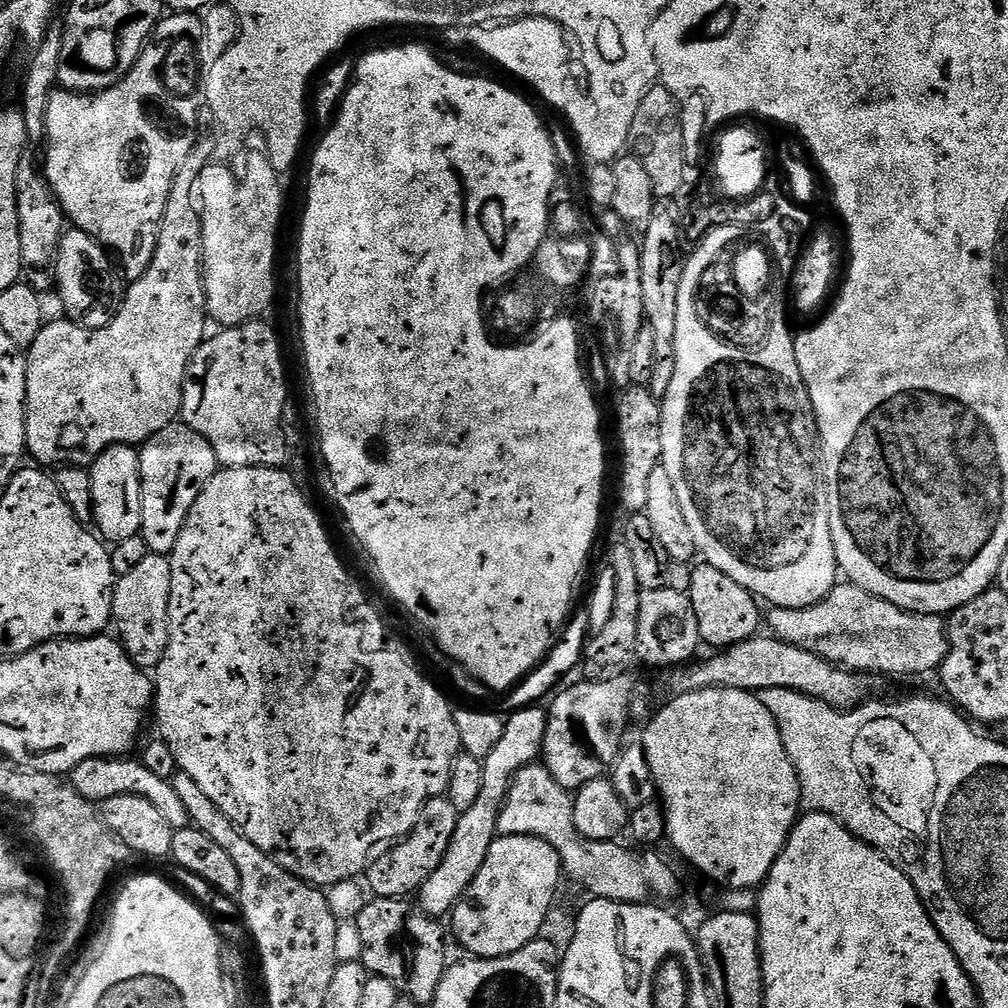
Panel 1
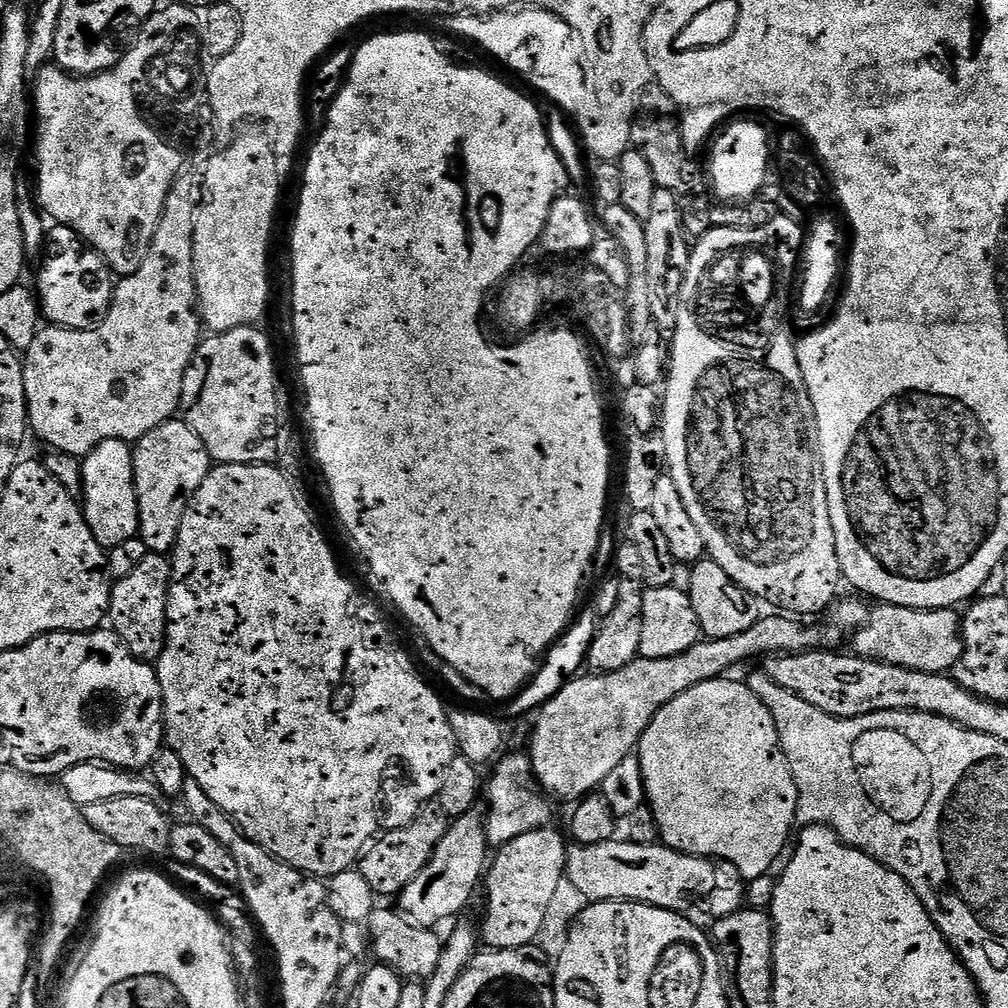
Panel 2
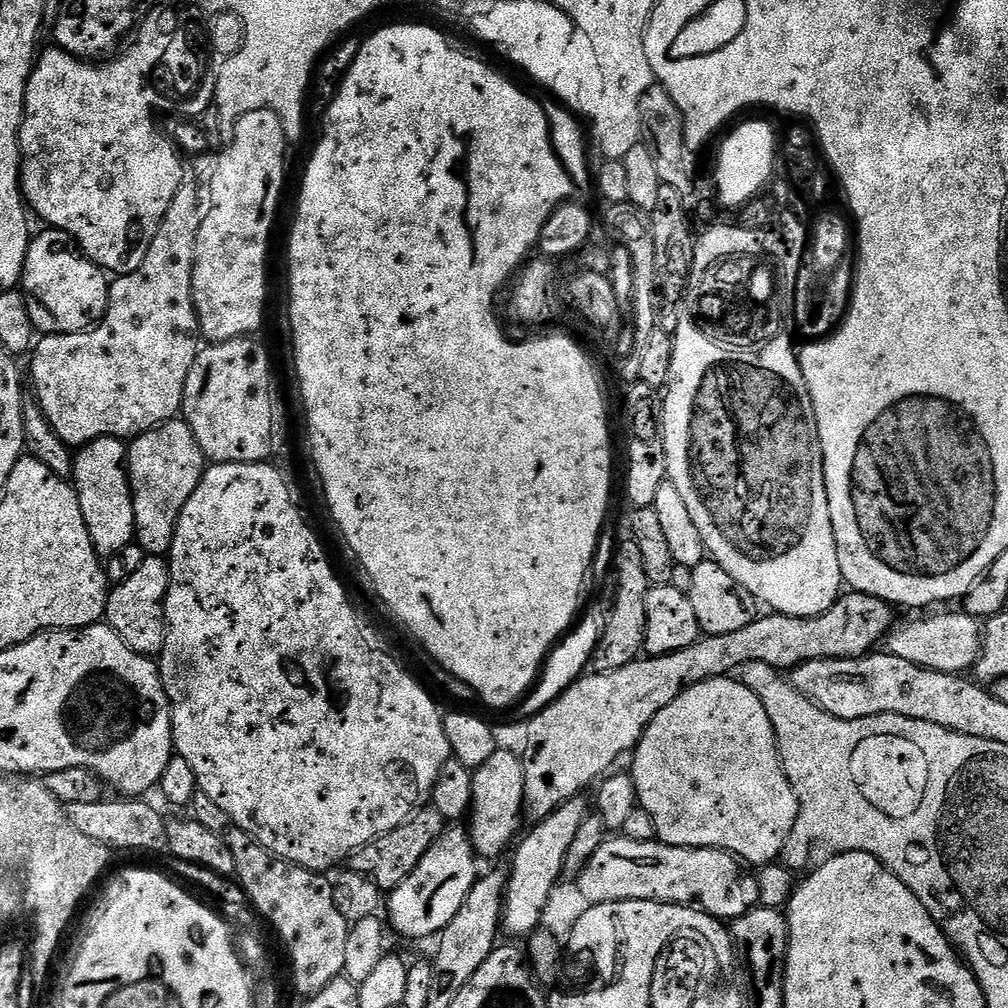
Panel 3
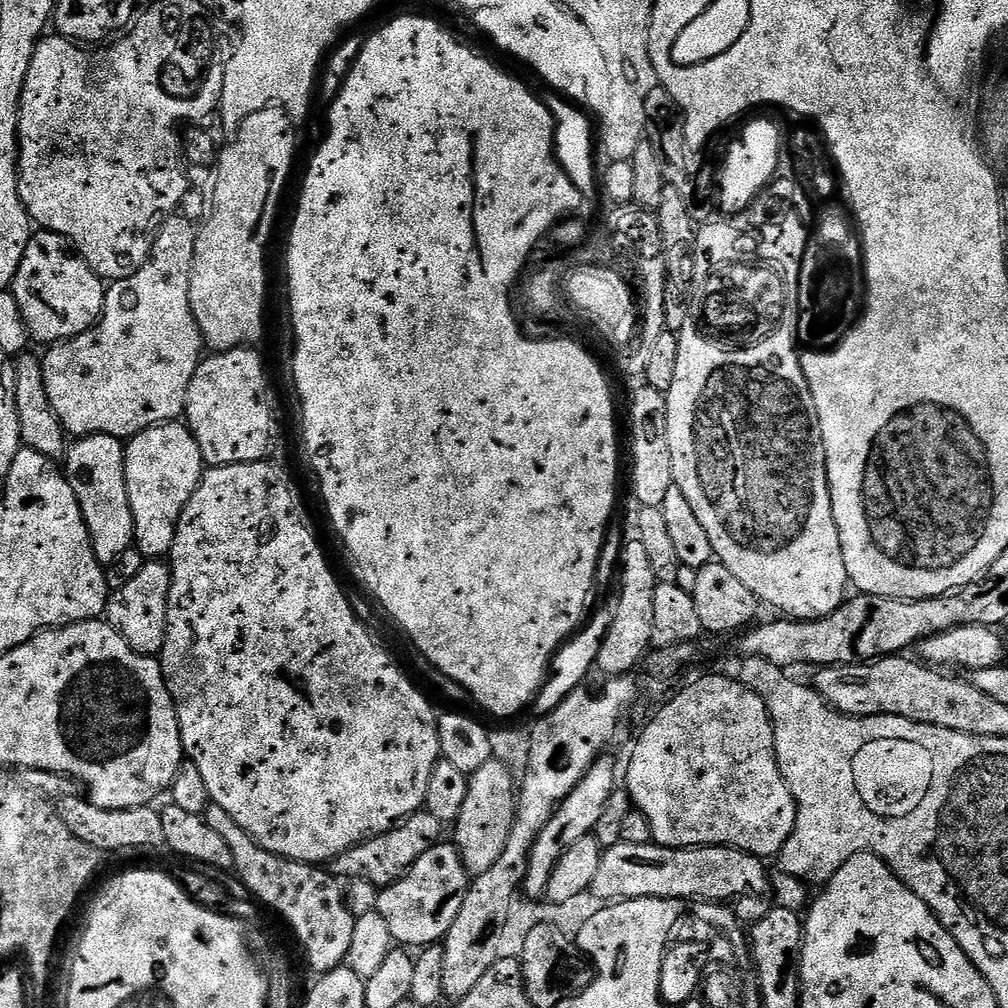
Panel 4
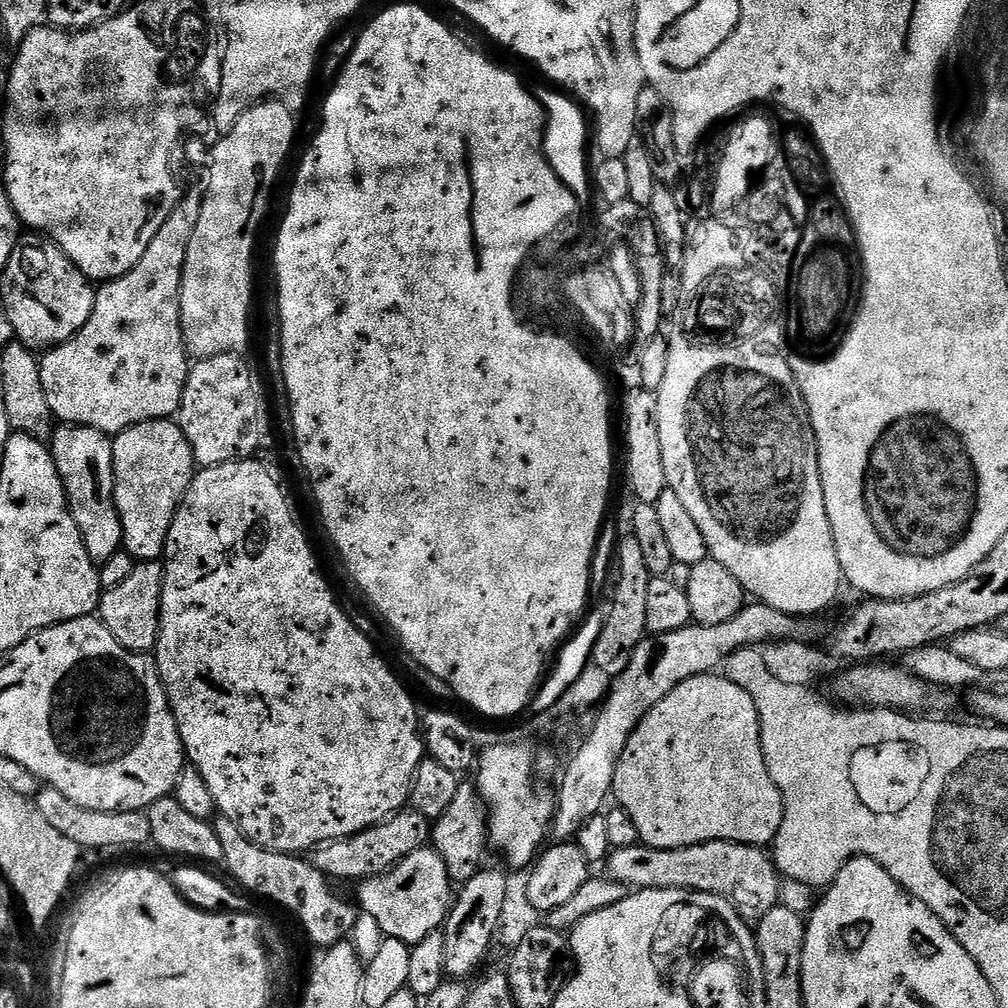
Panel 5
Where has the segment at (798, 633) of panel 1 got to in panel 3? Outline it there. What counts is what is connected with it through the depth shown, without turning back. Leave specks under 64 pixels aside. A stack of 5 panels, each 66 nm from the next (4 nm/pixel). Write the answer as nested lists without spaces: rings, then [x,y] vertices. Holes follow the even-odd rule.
[[[957,610],[940,612],[937,616],[926,617],[925,620],[908,620],[902,624],[893,627],[886,637],[886,650],[890,654],[906,658],[906,662],[914,662],[914,666],[939,672],[964,674],[975,669],[982,647],[982,624],[977,617]]]

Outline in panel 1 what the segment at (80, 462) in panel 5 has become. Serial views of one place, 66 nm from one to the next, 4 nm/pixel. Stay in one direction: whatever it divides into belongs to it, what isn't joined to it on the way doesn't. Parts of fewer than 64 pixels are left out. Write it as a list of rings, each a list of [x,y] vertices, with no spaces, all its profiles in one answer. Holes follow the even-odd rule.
[[[115,444],[90,465],[90,491],[94,494],[92,524],[109,545],[140,535],[142,526],[142,482],[140,454],[133,445]]]

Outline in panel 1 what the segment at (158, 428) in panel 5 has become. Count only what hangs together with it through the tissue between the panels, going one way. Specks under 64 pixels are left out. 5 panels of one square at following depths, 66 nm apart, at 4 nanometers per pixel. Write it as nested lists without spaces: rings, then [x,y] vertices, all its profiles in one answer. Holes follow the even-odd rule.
[[[173,422],[145,440],[139,454],[142,482],[142,526],[139,536],[146,542],[149,552],[168,556],[174,550],[174,542],[178,542],[178,534],[182,534],[182,526],[194,502],[198,502],[198,494],[202,494],[206,482],[210,482],[218,470],[216,455],[210,442],[183,422]]]

